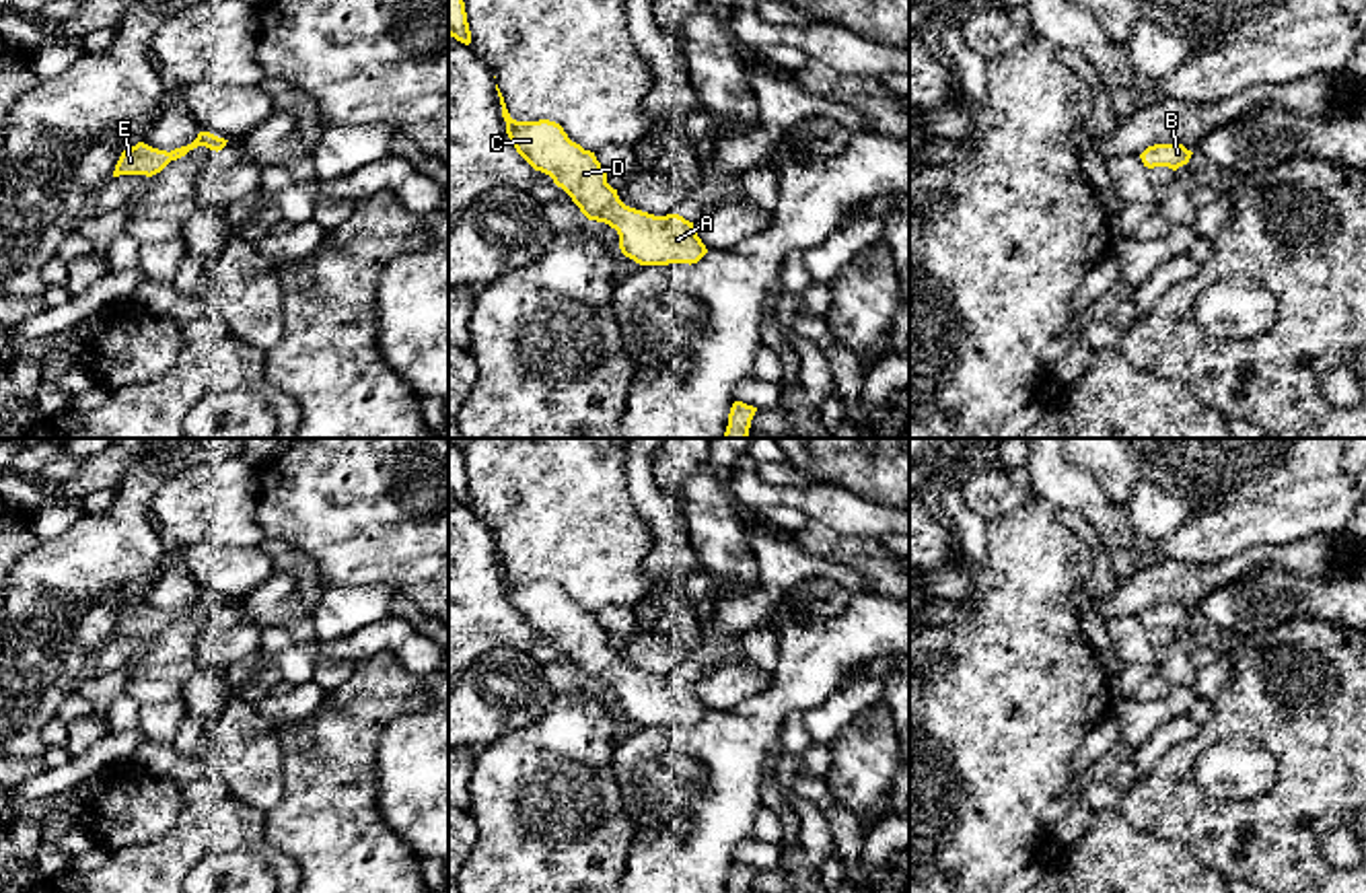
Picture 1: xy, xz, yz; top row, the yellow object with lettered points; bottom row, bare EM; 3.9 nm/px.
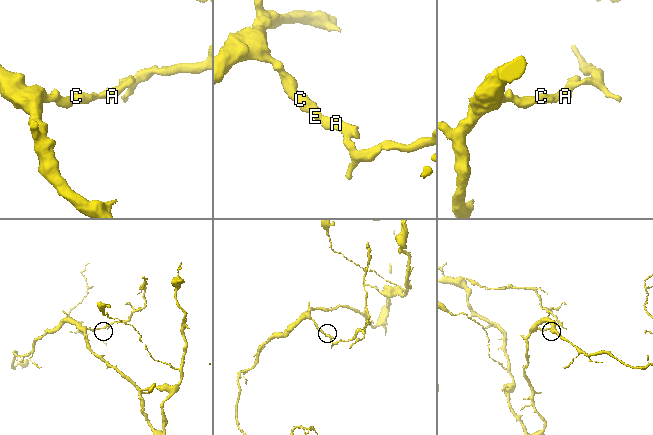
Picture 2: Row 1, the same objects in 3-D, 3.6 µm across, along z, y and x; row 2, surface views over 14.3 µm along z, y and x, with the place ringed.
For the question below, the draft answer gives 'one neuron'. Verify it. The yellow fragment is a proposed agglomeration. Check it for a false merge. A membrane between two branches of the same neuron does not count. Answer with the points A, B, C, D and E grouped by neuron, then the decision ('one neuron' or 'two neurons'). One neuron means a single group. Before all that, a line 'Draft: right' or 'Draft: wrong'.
Draft: right
A B C D E | one neuron

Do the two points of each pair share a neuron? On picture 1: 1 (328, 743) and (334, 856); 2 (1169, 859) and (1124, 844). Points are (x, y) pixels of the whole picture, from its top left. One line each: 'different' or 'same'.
1: same
2: same

